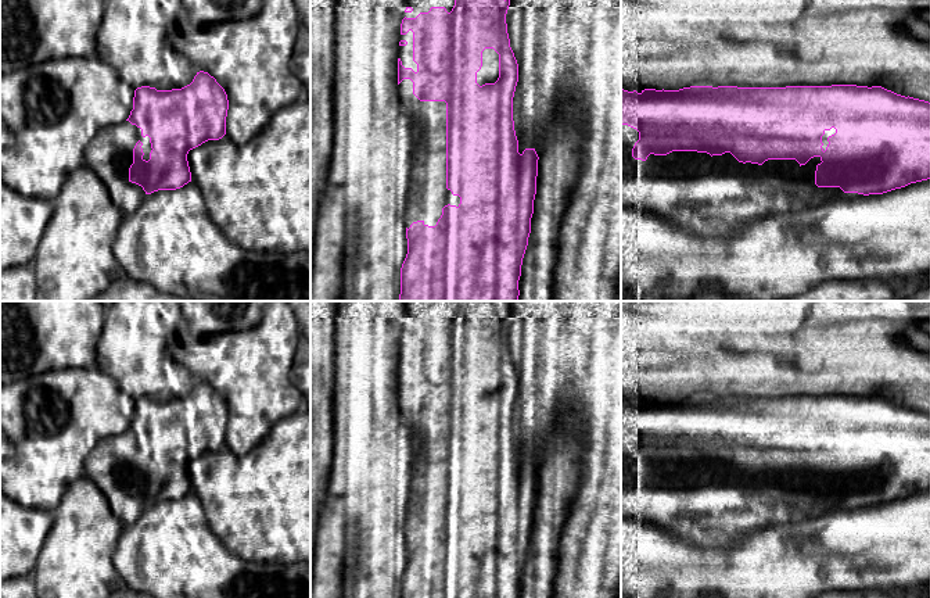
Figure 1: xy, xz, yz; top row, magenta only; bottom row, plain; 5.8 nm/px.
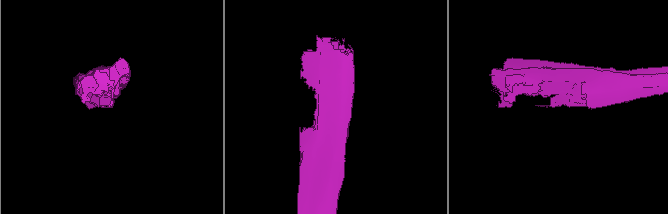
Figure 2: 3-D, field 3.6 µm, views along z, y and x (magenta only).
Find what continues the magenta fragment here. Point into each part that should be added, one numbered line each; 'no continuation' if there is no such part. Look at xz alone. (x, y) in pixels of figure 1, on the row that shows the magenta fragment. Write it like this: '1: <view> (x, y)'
1: xz (427, 194)

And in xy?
1: xy (110, 154)

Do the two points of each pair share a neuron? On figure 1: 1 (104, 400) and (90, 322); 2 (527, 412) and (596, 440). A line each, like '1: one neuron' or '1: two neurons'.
1: two neurons
2: one neuron

